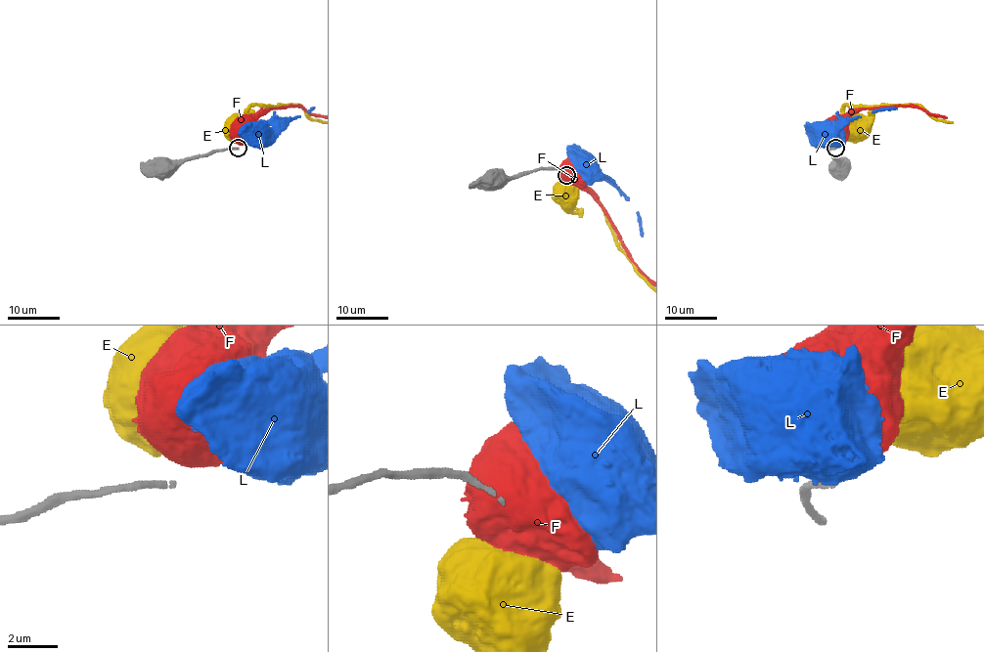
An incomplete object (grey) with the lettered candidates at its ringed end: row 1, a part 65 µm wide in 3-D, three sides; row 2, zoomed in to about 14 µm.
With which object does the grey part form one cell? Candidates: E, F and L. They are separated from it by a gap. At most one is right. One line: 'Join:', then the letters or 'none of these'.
Join: none of these

